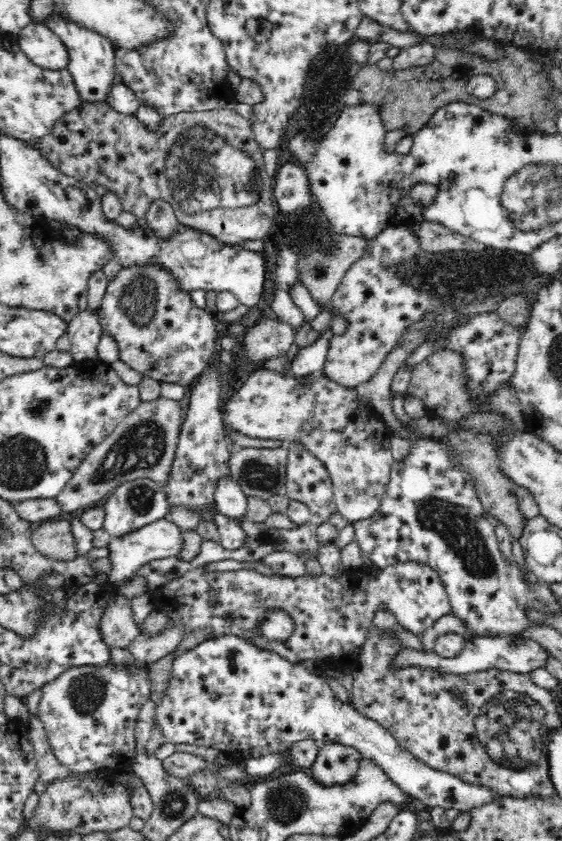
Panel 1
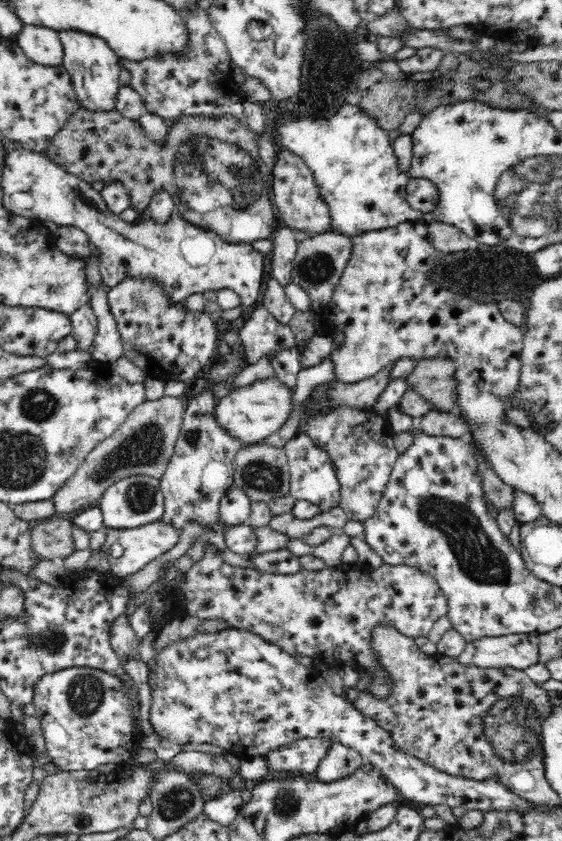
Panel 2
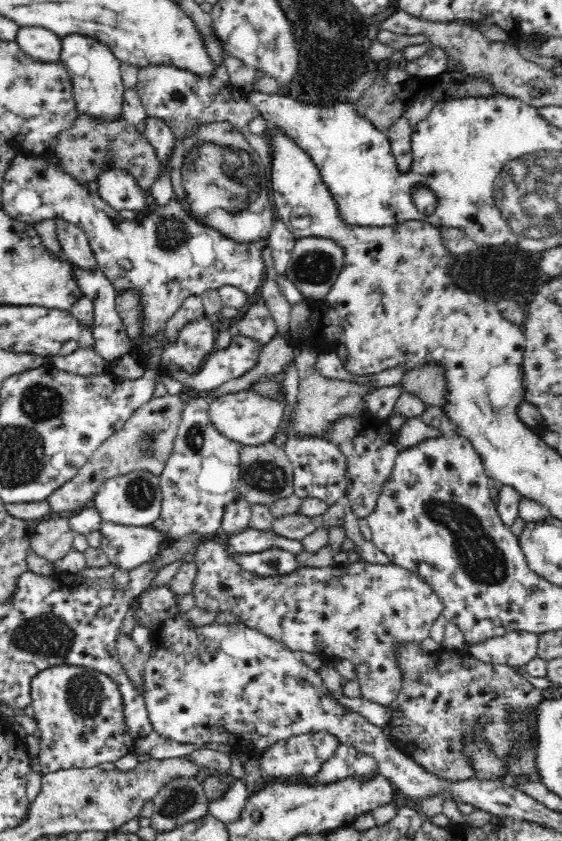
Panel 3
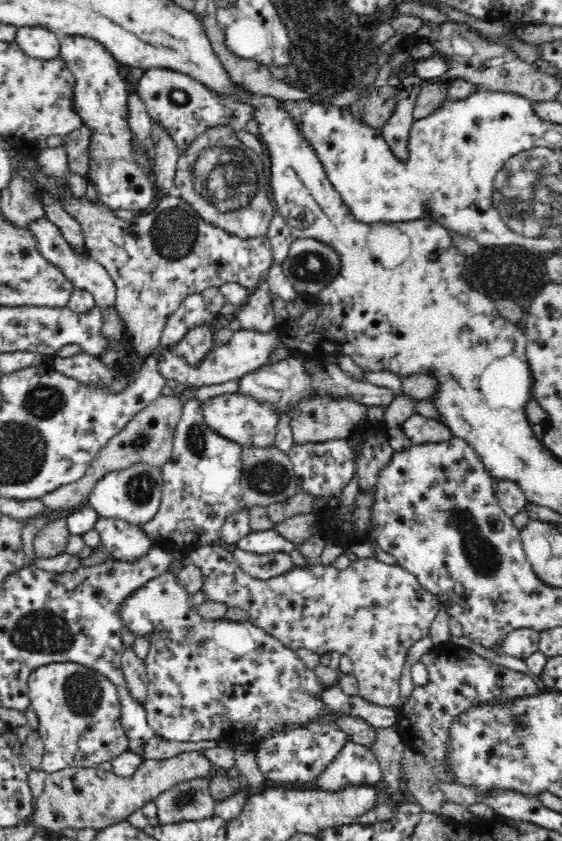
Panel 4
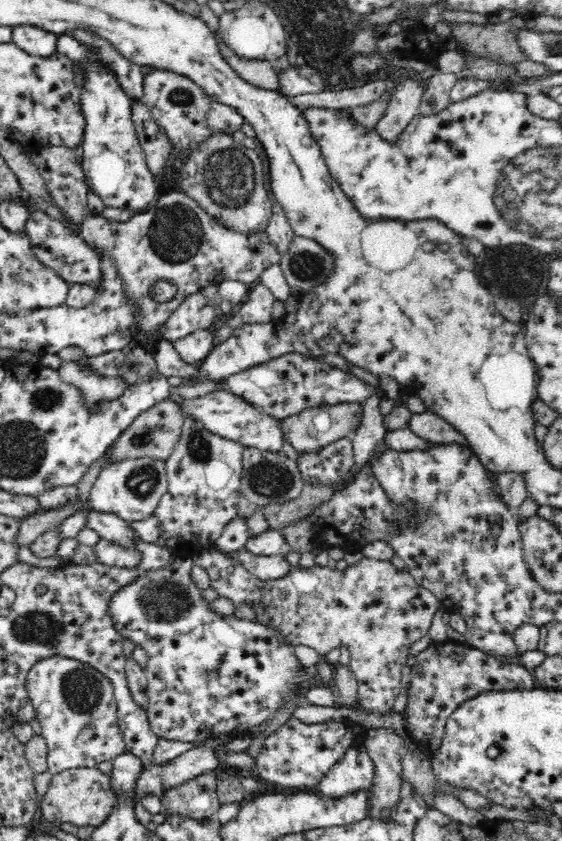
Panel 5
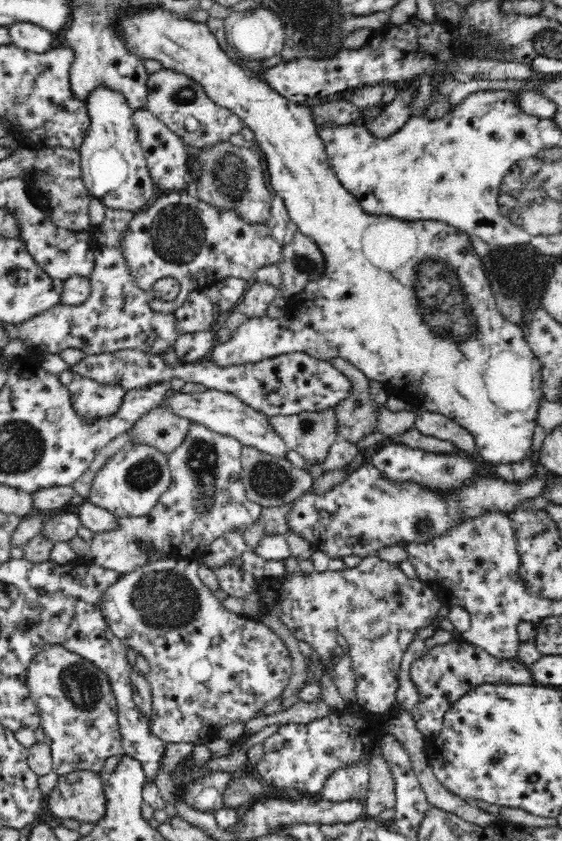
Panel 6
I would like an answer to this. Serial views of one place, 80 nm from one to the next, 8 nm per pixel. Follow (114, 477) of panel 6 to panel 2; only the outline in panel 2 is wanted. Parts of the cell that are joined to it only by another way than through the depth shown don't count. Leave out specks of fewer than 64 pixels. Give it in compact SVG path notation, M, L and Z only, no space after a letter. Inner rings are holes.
M144 475L120 479L104 491L99 508L103 512L103 527L106 530L135 529L161 520L165 507L160 481Z

